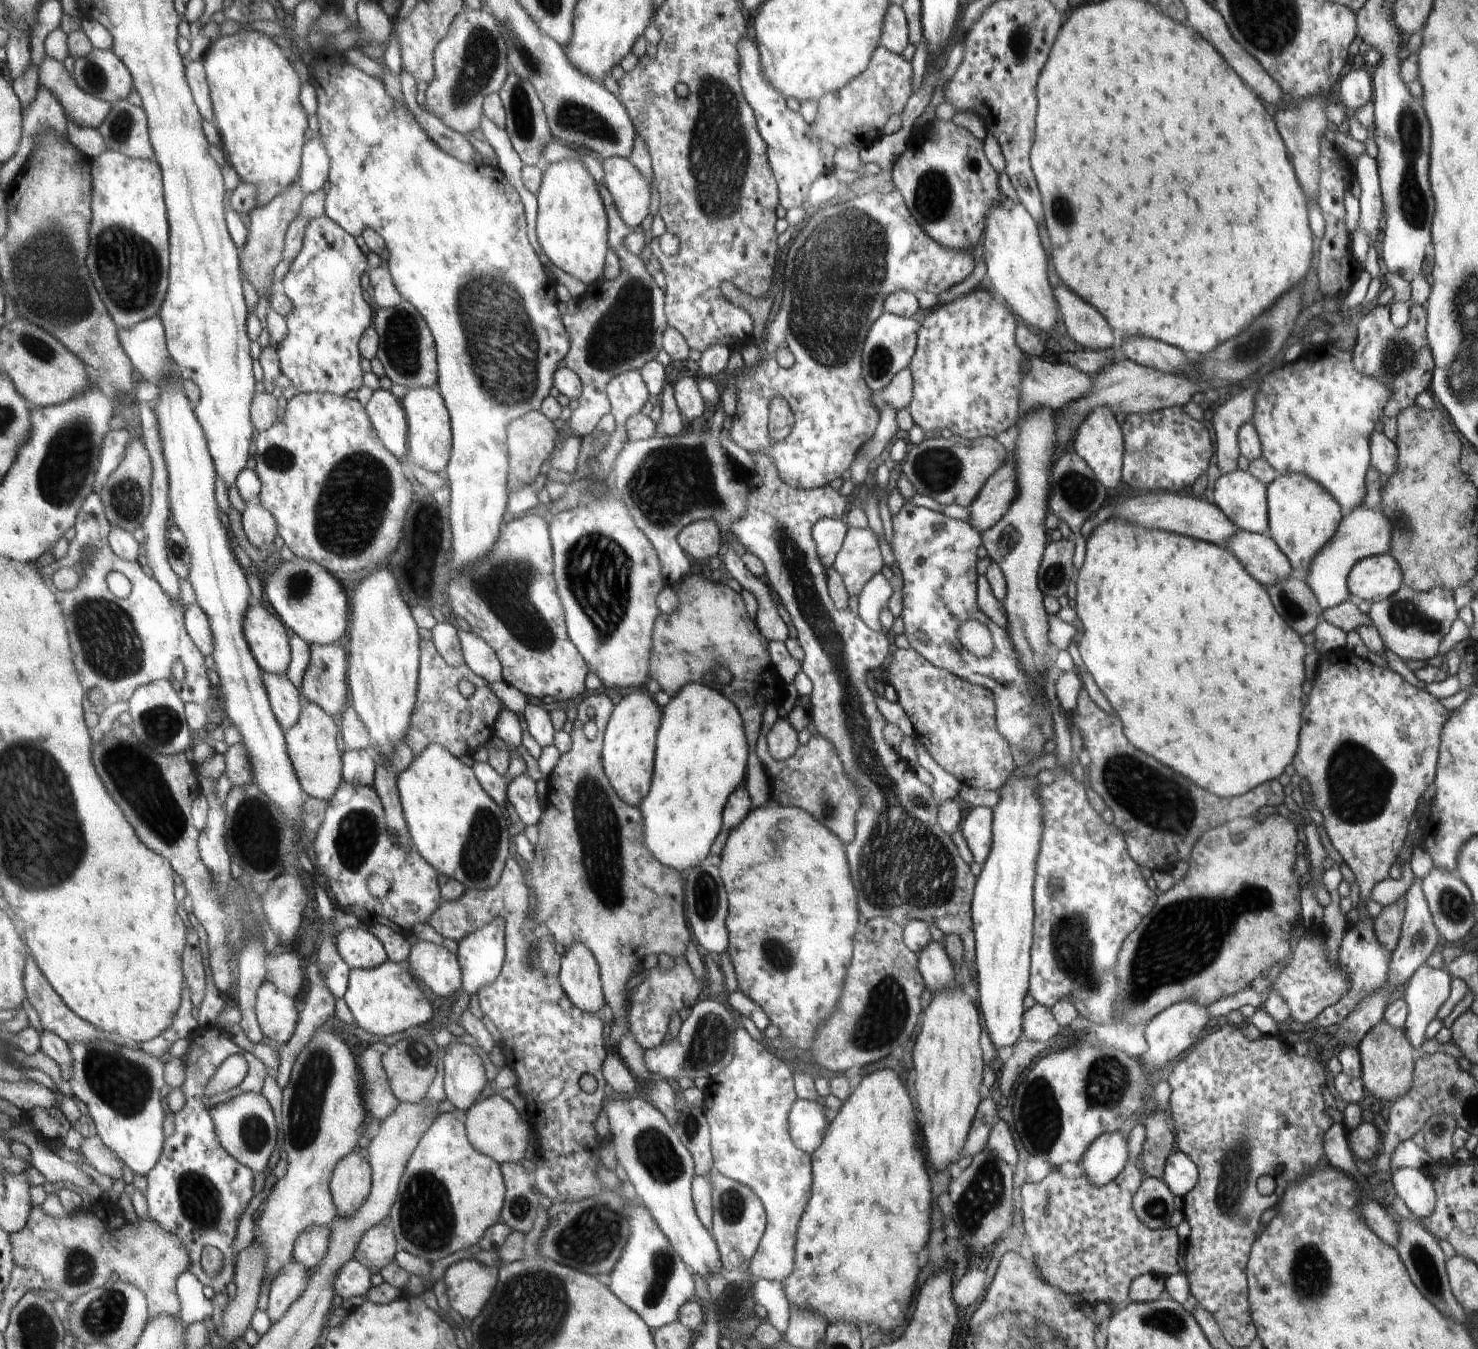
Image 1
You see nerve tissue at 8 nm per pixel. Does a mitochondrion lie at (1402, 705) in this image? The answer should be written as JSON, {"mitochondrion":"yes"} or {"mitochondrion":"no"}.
{"mitochondrion":"no"}

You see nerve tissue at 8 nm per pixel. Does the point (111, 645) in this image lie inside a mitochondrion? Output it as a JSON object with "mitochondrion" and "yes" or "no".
{"mitochondrion":"yes"}

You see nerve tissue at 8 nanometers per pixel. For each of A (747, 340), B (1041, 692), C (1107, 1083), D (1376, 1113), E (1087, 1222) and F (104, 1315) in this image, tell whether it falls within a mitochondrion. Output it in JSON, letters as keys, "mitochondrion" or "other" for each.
{"A":"other","B":"other","C":"mitochondrion","D":"other","E":"other","F":"mitochondrion"}

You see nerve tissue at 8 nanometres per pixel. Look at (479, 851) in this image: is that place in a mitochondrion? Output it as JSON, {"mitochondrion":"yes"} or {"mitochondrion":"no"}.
{"mitochondrion":"yes"}

